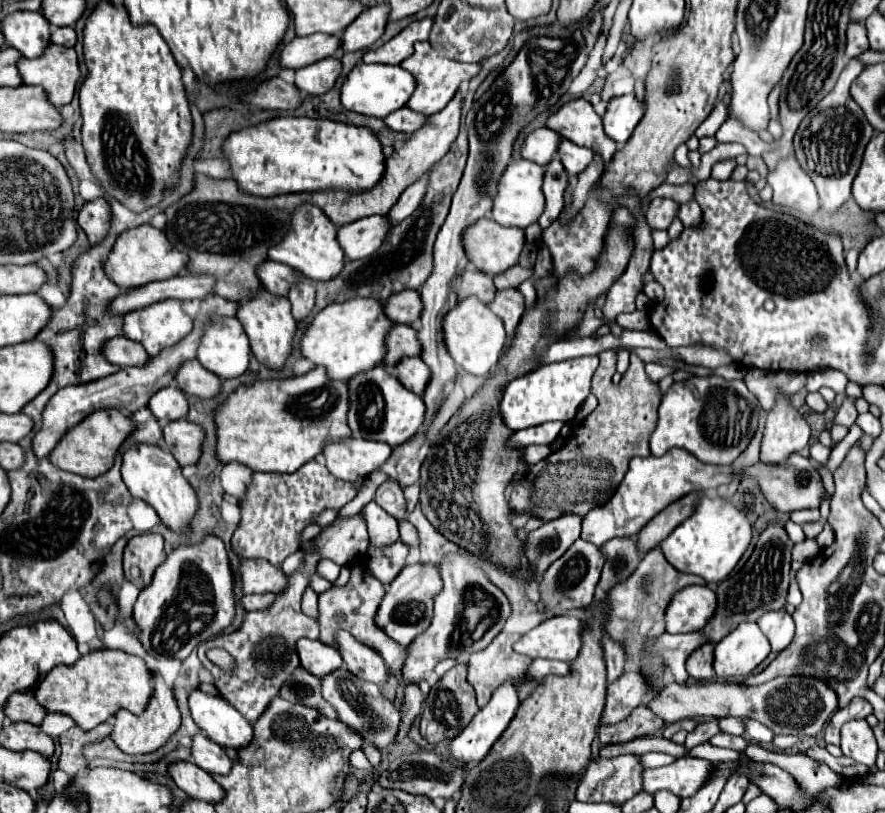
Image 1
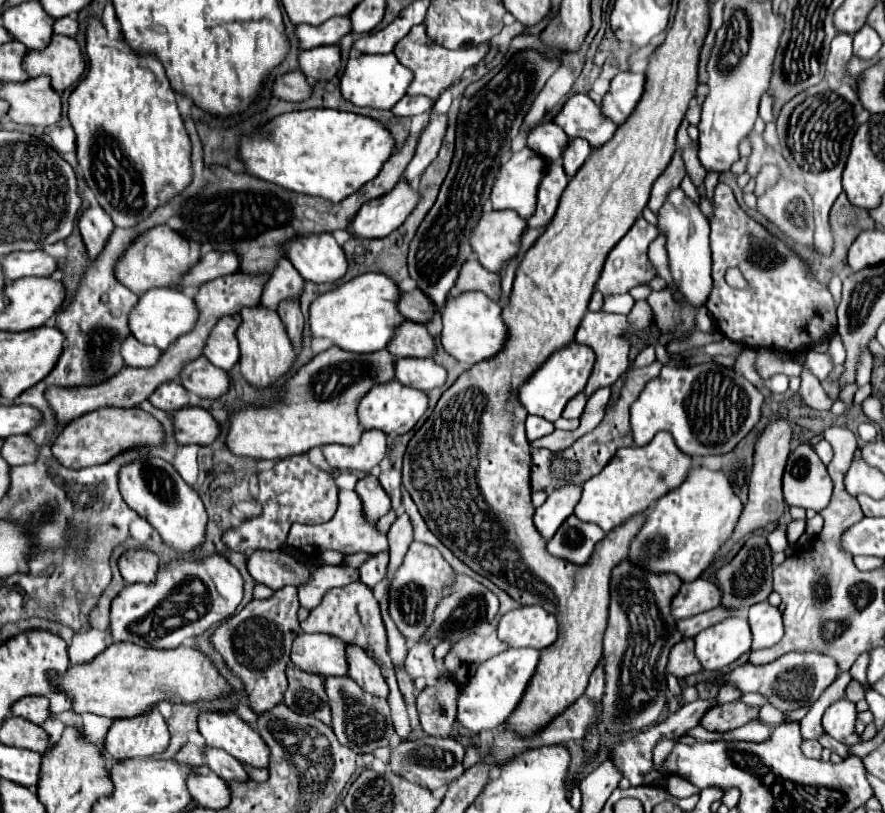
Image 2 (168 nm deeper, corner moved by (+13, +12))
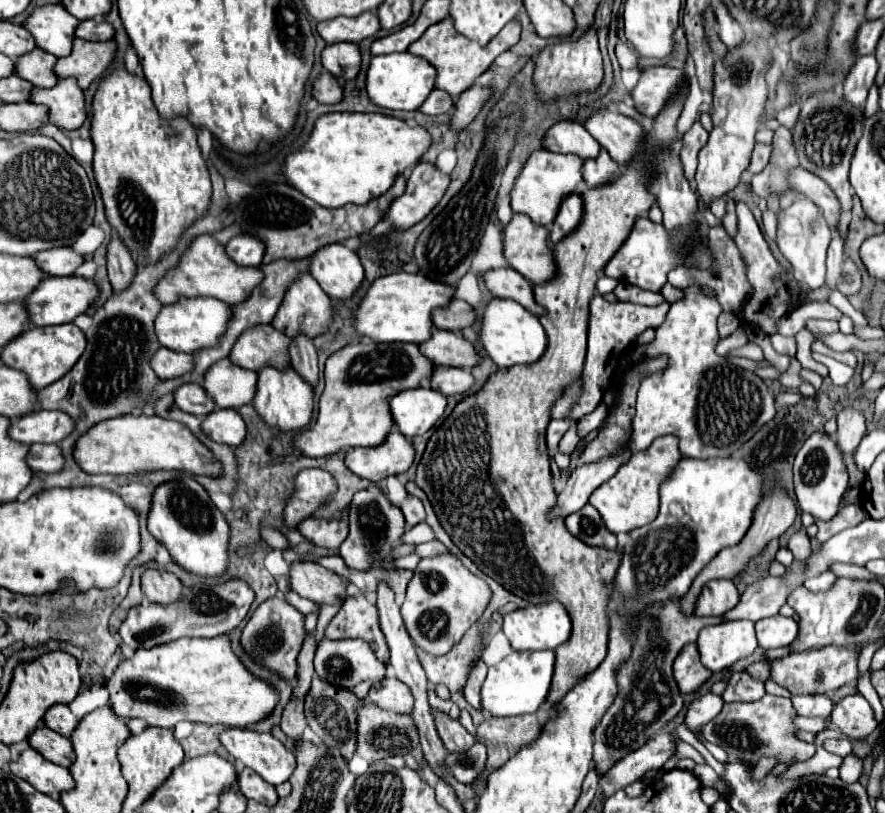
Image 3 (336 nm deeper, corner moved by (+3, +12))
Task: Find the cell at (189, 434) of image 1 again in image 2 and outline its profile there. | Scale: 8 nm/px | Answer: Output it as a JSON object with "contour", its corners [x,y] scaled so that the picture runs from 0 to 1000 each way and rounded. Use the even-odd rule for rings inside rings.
{"contour":[[[210,501],[199,506],[194,513],[203,547],[237,547],[249,535],[249,523],[240,508],[228,501]]]}

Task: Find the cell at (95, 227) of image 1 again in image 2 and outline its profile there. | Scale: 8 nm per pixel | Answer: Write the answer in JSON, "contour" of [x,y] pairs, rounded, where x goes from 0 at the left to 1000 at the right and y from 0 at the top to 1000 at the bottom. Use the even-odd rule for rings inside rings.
{"contour":[[[102,255],[88,269],[88,279],[90,279],[90,287],[95,292],[99,314],[106,321],[115,311],[122,292],[127,289],[129,274],[124,272],[124,264],[115,255]]]}

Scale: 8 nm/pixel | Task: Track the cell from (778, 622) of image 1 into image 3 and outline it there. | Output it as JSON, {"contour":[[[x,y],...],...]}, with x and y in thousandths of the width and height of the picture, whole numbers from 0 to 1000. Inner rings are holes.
{"contour":[[[875,756],[854,764],[854,784],[861,798],[888,796],[902,781],[902,766],[895,759]]]}

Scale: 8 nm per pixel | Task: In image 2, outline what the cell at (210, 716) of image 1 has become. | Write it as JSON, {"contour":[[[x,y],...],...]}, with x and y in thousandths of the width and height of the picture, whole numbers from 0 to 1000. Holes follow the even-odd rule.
{"contour":[[[228,877],[224,897],[235,919],[253,921],[271,938],[303,946],[305,921],[298,909],[267,877]]]}

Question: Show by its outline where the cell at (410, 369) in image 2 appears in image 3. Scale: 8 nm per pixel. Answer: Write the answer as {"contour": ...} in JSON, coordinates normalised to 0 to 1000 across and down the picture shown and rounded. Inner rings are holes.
{"contour":[[[490,451],[488,461],[484,464],[484,474],[497,481],[499,486],[515,486],[515,483],[529,483],[536,474],[536,466],[529,454]]]}

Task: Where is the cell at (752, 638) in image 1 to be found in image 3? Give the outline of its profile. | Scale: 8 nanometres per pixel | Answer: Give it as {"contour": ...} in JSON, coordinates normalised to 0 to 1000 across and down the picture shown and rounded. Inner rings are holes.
{"contour":[[[818,764],[795,771],[786,791],[793,818],[802,825],[823,823],[832,813],[847,808],[856,796],[850,764]]]}

